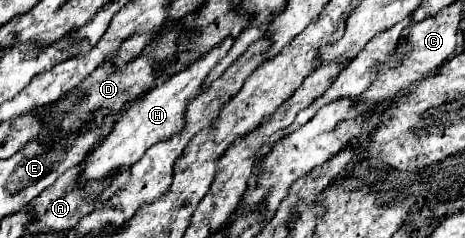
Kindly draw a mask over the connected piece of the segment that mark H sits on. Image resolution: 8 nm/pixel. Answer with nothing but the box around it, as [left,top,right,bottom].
[79,38,233,184]

